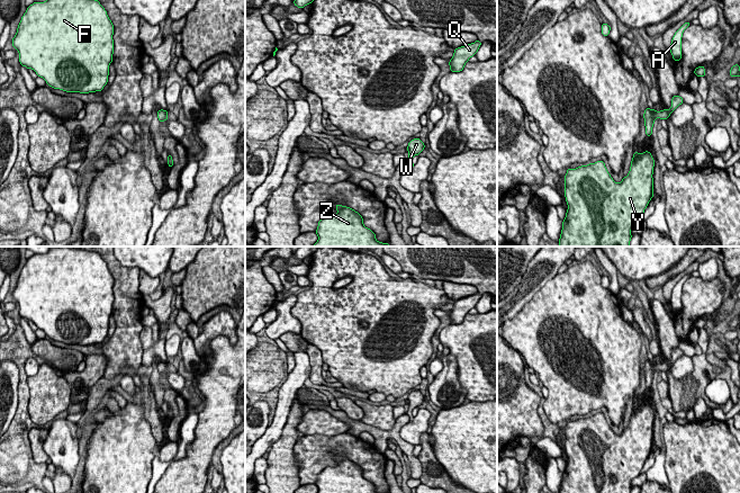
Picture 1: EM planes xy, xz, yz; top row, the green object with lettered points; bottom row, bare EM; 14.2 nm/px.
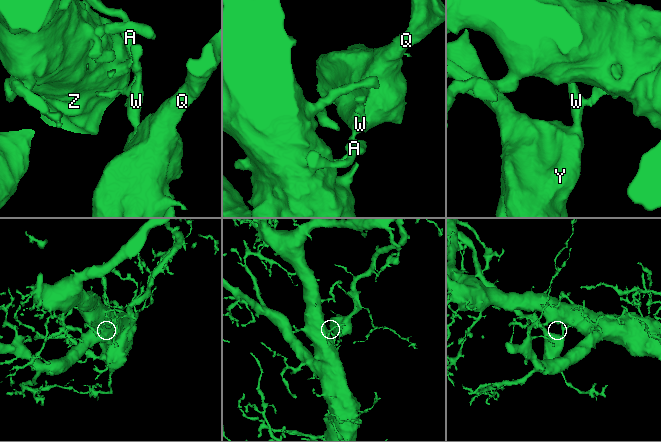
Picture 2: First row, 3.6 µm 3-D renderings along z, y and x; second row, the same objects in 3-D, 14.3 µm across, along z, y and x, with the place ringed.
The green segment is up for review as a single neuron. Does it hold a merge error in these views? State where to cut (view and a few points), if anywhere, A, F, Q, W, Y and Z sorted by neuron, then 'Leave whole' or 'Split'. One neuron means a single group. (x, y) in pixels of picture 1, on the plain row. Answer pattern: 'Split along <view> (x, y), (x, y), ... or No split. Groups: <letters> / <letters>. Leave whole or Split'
Split along yz (656, 364), (660, 367). Groups: A F Z / Q W Y. Split

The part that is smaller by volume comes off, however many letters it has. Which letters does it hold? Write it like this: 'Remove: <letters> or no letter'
Remove: Q, W, Y

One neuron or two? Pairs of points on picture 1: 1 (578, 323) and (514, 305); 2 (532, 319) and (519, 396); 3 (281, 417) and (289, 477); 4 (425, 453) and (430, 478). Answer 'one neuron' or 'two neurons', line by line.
1: two neurons
2: two neurons
3: two neurons
4: one neuron

